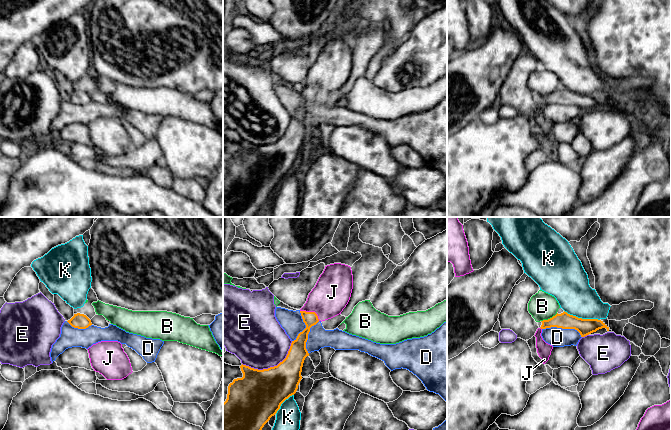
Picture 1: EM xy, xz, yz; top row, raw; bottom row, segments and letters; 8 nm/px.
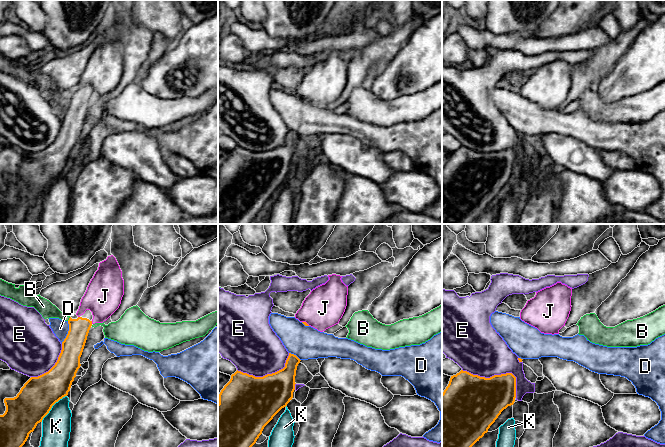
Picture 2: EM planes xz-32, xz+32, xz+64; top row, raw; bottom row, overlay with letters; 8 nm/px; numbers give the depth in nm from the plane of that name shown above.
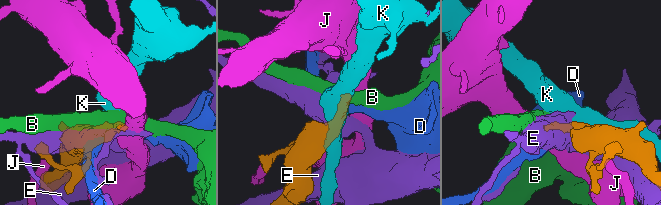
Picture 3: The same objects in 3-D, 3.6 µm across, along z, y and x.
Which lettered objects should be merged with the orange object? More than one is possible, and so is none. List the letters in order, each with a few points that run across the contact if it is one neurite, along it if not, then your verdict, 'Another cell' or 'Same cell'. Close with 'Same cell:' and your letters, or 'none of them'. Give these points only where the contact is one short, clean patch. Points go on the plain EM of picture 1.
B: Line: yz (557, 89), (541, 97). Another cell
D: Line: yz (542, 104), (574, 104), (581, 113). Another cell
E: Another cell
J: Another cell
K: Another cell
Same cell: none of them

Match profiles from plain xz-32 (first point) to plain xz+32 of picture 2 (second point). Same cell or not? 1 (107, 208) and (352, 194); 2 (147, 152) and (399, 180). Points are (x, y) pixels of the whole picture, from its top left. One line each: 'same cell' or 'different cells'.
1: different cells
2: different cells

